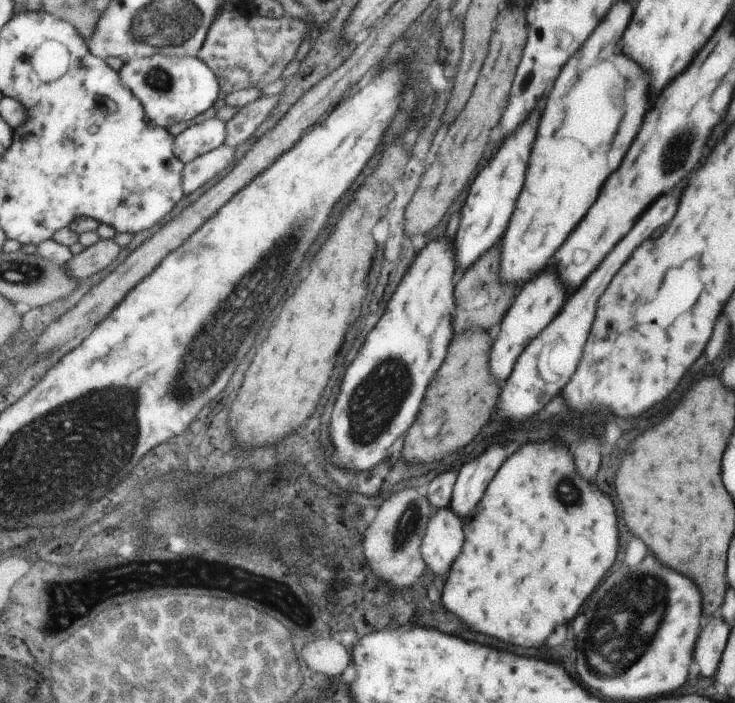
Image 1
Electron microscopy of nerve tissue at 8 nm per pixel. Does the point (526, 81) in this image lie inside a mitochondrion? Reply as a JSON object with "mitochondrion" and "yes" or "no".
{"mitochondrion":"no"}

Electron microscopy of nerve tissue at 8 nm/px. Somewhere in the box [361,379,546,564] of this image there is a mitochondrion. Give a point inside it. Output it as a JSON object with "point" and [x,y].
{"point":[407,524]}

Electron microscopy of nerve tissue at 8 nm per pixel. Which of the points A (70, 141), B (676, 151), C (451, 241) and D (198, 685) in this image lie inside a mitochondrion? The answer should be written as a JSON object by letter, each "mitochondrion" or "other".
{"A":"mitochondrion","B":"mitochondrion","C":"other","D":"mitochondrion"}

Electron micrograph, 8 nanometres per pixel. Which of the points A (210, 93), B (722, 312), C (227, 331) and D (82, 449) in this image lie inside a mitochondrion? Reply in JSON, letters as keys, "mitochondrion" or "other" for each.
{"A":"other","B":"other","C":"mitochondrion","D":"mitochondrion"}

